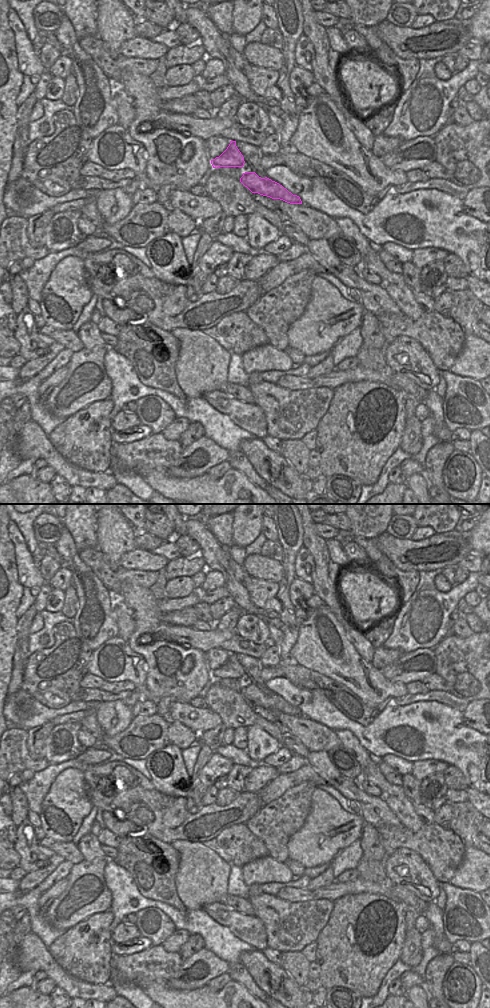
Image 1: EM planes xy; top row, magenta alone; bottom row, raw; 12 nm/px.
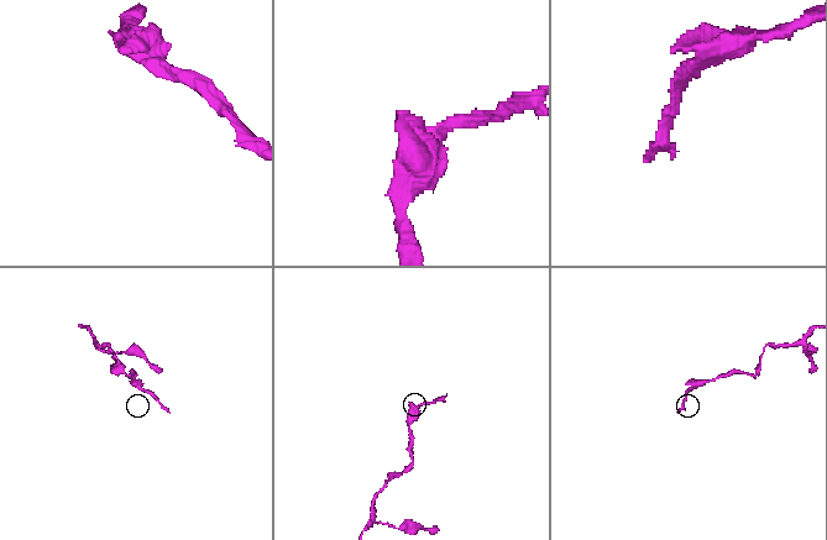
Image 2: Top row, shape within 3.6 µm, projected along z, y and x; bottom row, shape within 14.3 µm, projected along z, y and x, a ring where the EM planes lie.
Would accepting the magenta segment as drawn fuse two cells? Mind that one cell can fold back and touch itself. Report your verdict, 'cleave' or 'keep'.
keep

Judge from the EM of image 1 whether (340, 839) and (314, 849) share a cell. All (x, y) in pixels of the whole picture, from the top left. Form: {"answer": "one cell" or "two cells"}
{"answer": "one cell"}

